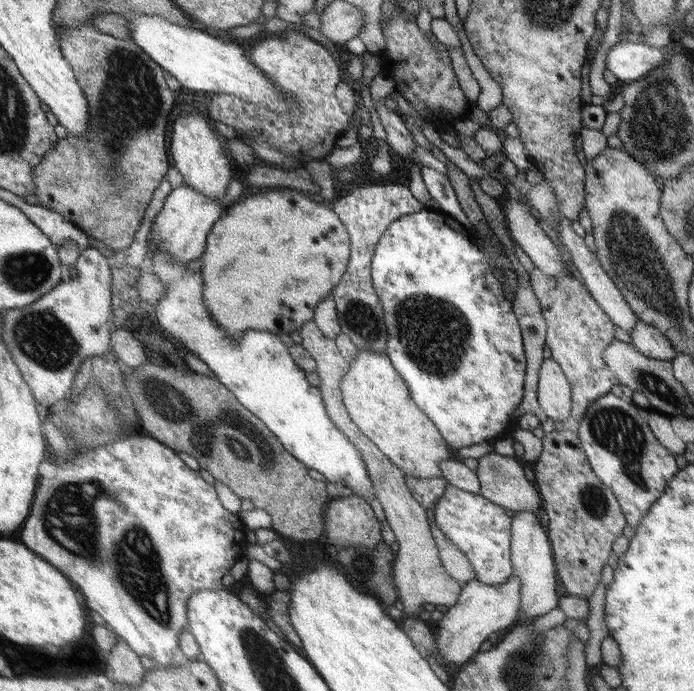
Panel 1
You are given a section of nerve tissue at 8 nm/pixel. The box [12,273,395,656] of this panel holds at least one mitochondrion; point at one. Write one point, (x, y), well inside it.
(71, 505)

